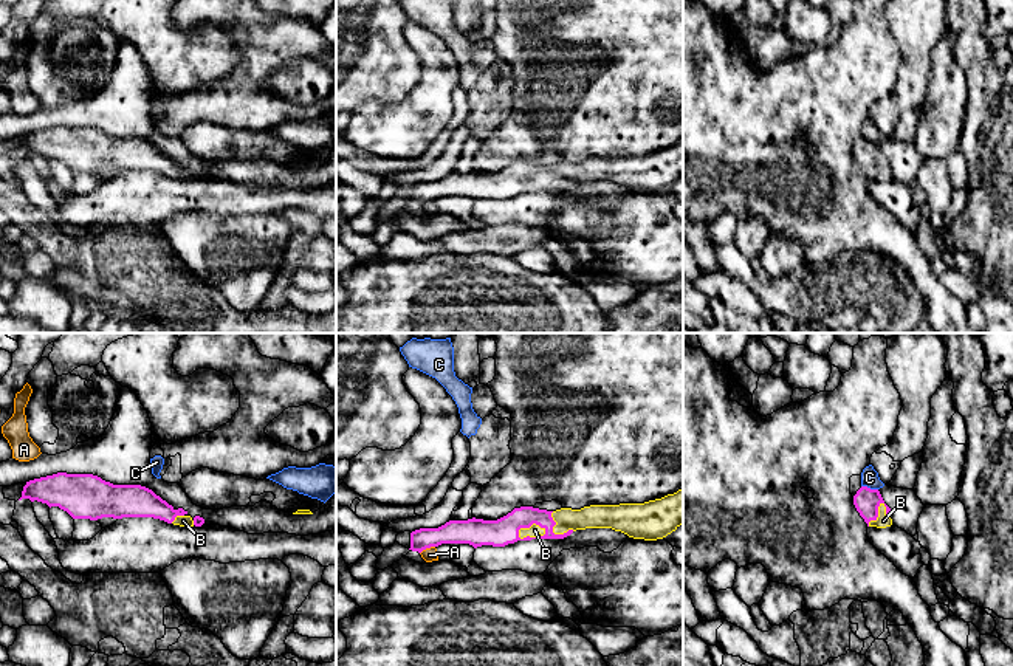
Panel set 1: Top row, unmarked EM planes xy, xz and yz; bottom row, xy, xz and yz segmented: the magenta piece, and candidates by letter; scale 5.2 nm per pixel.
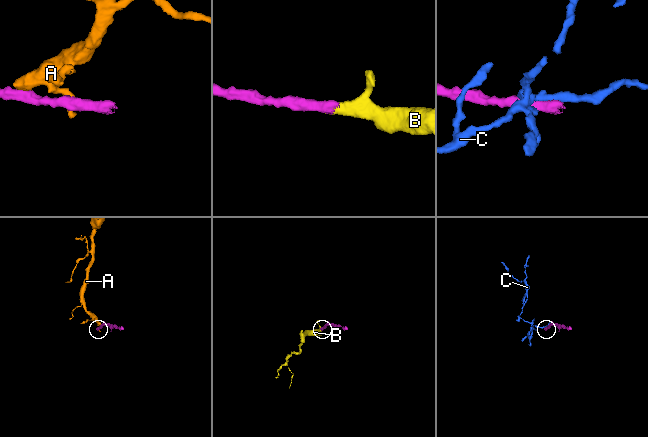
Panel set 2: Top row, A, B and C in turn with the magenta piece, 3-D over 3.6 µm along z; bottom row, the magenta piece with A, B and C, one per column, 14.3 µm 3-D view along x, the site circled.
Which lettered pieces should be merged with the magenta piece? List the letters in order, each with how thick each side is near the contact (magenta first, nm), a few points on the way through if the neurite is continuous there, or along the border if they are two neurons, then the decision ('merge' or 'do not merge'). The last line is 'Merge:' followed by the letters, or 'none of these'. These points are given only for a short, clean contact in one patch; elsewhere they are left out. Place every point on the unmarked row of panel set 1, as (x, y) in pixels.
A: calibres 130 and 70 nm; do not merge
B: calibres 140 and 70 nm; way xz (505, 183), (533, 191), (535, 183); merge
C: calibres 140 and 100 nm; do not merge
Merge: B

